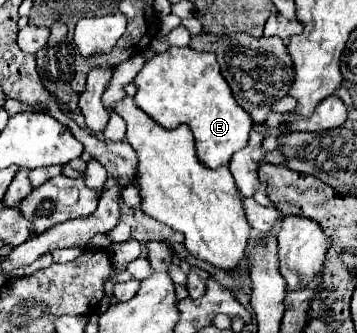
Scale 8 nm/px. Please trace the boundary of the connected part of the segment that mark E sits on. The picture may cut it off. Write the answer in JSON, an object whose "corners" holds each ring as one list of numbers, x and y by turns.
{"corners":[[170,46,166,52,156,54,152,60,148,60,144,64,144,68,138,72,138,76,134,78,136,84,136,94,134,94,134,102,138,108,142,108,152,120,156,120,160,126,164,128,174,128,178,124,188,124,194,138,196,138,196,152,198,158,210,166,210,168,218,168,222,164,228,164,232,154,238,152,240,148,244,148,244,144,248,142,248,132,252,128,252,118,244,112,244,108,240,108,232,96,232,90,228,88,224,76,220,74,220,66,216,60,216,54,212,52,196,52,190,46,186,48,178,48,178,46]]}

